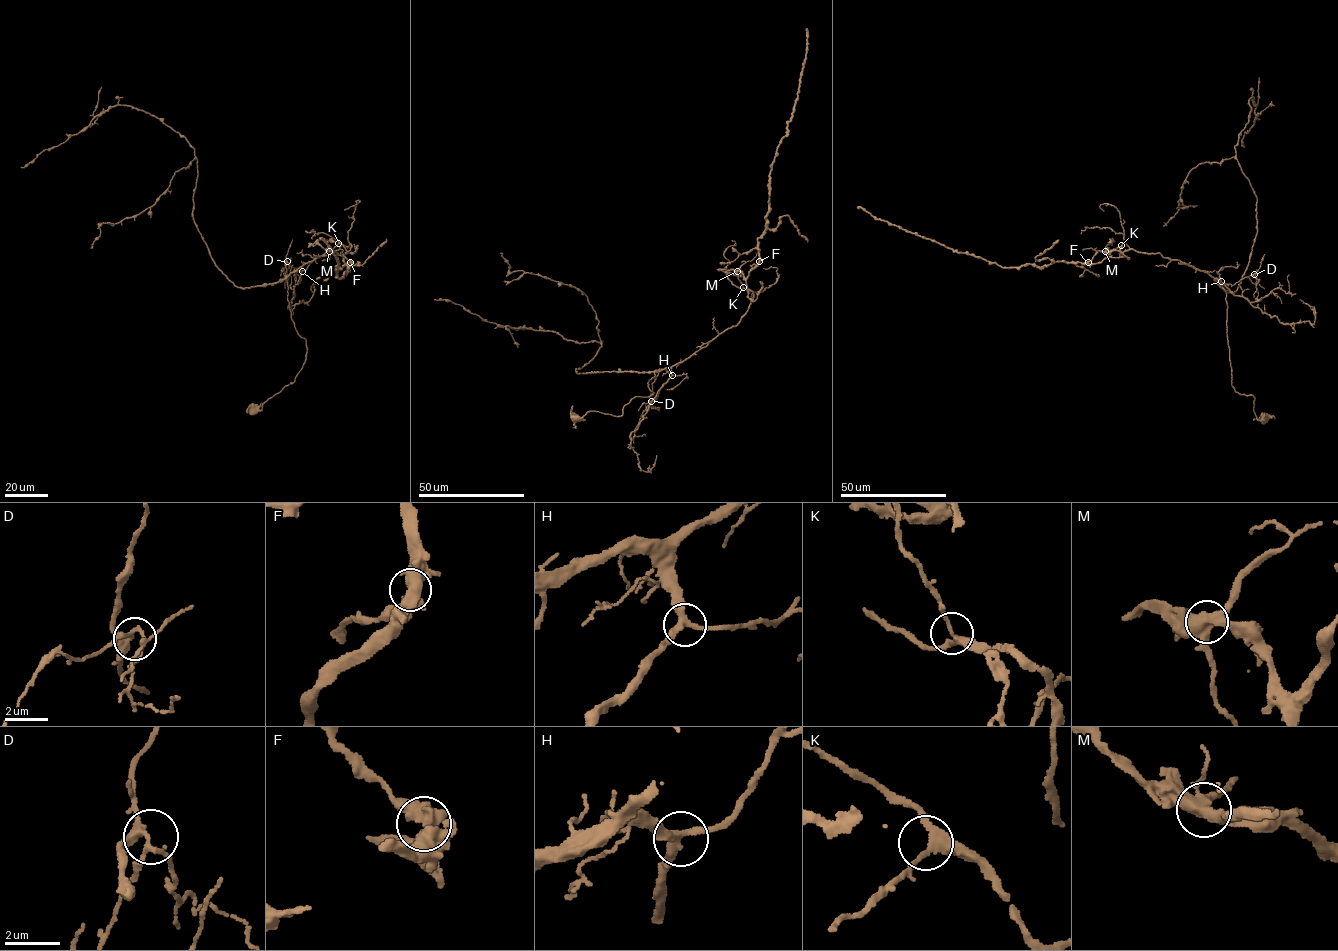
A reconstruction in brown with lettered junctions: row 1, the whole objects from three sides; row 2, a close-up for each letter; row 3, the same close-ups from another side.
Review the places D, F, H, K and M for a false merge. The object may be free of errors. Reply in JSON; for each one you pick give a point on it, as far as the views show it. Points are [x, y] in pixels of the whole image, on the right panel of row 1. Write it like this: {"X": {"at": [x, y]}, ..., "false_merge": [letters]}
{"M": {"at": [1105, 251]}, "false_merge": ["M"]}

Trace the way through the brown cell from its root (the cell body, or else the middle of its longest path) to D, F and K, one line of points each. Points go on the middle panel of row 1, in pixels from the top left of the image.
D: (574, 417), (596, 411), (620, 416), (623, 406), (635, 396), (652, 394), (647, 382), (657, 372), (651, 401)
F: (574, 417), (620, 416), (635, 396), (652, 394), (655, 371), (735, 326), (759, 261)
K: (574, 417), (620, 416), (635, 396), (652, 394), (655, 371), (739, 322), (753, 296), (743, 287)

